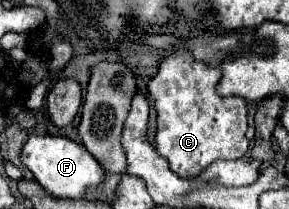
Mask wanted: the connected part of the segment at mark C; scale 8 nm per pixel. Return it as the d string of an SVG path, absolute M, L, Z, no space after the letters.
M176 52L170 58L162 62L158 68L158 74L148 84L148 90L154 98L156 112L158 112L158 132L156 132L156 148L158 152L168 160L170 168L178 176L198 176L202 170L206 170L212 162L224 158L224 160L238 160L248 150L246 140L246 102L242 98L222 98L216 94L216 84L220 80L220 70L212 70L204 66L202 62L196 62L188 52Z

